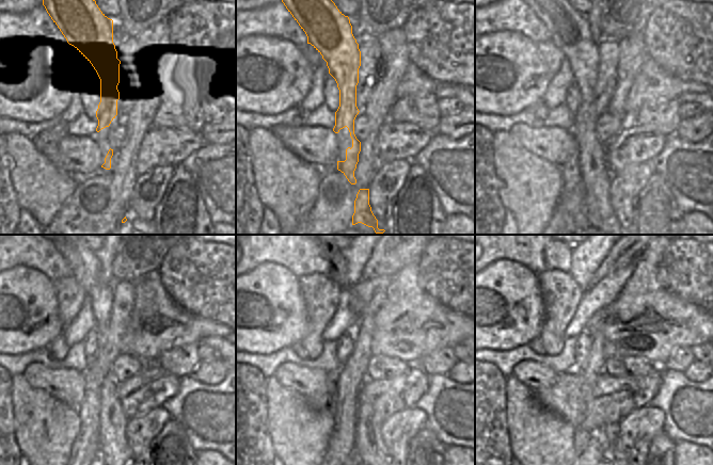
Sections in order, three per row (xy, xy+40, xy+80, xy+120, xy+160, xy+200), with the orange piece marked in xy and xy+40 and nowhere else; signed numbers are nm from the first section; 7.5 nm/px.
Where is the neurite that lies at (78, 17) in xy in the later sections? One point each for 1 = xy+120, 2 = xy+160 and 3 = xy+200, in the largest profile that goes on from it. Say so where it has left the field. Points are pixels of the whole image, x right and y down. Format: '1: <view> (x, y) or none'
1: xy+120 (86, 268)
2: xy+160 (370, 449)
3: xy+200 (614, 451)

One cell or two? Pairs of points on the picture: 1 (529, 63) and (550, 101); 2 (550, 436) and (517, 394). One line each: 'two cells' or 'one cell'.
1: two cells
2: one cell

